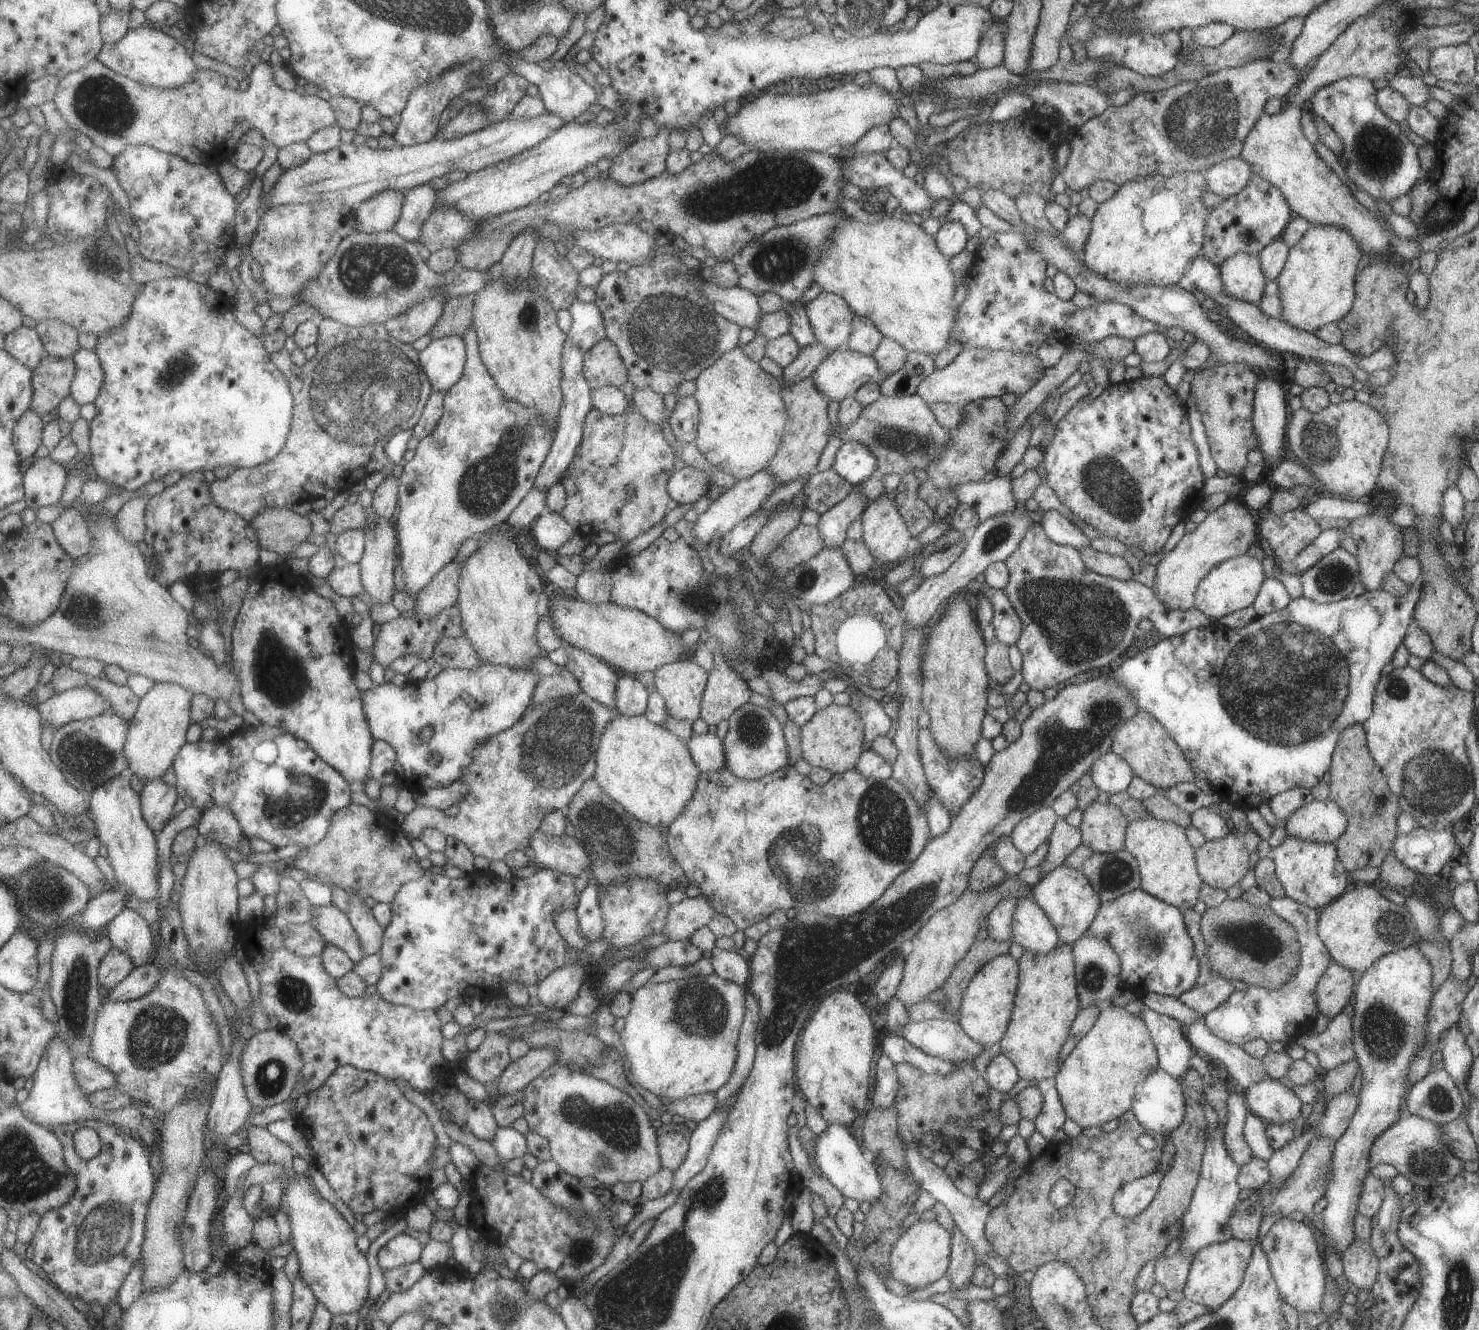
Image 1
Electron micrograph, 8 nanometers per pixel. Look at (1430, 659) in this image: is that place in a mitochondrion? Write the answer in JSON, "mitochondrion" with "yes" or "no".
{"mitochondrion":"no"}

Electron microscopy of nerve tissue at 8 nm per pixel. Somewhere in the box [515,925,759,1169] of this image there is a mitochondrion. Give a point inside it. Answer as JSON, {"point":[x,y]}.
{"point":[700,1012]}

